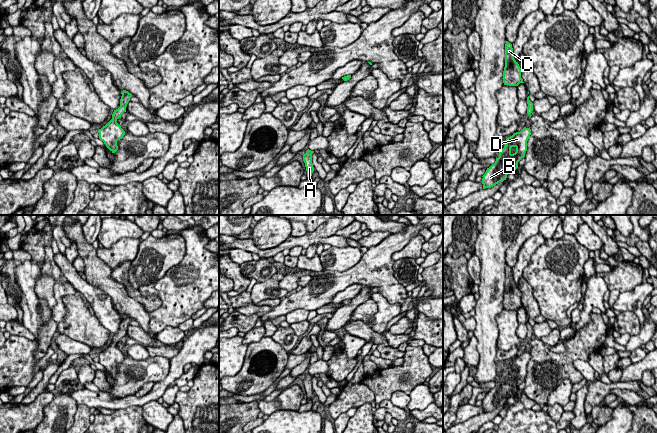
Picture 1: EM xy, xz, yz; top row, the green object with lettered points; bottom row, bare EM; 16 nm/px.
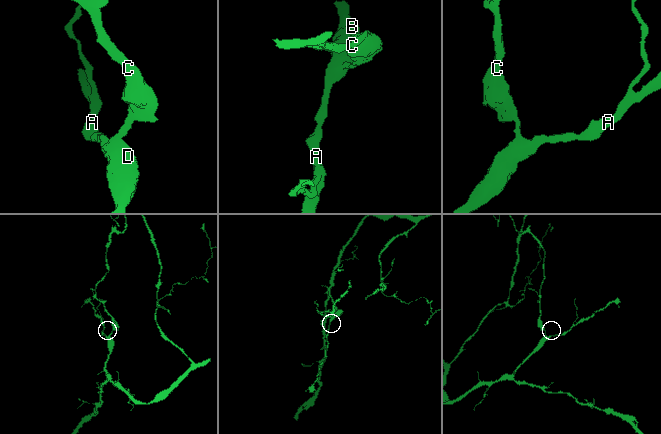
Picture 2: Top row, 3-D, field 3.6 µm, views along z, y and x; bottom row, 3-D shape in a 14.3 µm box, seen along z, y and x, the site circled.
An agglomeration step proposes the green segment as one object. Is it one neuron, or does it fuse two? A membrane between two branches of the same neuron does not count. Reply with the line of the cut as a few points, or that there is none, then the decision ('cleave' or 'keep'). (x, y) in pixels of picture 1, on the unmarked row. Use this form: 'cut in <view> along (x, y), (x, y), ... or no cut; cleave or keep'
no cut; keep

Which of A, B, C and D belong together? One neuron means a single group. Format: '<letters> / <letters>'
A B C D

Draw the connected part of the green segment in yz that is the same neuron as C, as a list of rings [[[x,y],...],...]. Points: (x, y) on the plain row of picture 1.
[[[506,265],[505,268],[505,291],[503,295],[503,307],[509,310],[518,310],[524,307],[521,302],[521,292],[514,283],[512,268]]]

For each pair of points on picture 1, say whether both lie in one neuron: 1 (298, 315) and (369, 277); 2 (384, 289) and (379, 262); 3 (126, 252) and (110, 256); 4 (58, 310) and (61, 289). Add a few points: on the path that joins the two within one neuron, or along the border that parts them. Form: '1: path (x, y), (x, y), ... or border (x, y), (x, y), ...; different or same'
1: border (308, 310), (293, 309), (284, 315); different
2: path (384, 282), (381, 269); same
3: path (122, 252), (114, 256); same
4: path (59, 305), (59, 294); same

